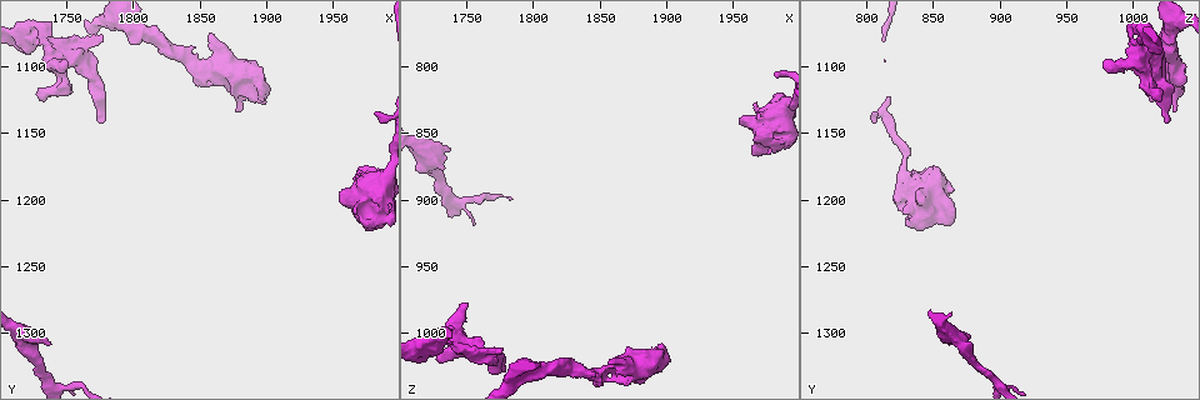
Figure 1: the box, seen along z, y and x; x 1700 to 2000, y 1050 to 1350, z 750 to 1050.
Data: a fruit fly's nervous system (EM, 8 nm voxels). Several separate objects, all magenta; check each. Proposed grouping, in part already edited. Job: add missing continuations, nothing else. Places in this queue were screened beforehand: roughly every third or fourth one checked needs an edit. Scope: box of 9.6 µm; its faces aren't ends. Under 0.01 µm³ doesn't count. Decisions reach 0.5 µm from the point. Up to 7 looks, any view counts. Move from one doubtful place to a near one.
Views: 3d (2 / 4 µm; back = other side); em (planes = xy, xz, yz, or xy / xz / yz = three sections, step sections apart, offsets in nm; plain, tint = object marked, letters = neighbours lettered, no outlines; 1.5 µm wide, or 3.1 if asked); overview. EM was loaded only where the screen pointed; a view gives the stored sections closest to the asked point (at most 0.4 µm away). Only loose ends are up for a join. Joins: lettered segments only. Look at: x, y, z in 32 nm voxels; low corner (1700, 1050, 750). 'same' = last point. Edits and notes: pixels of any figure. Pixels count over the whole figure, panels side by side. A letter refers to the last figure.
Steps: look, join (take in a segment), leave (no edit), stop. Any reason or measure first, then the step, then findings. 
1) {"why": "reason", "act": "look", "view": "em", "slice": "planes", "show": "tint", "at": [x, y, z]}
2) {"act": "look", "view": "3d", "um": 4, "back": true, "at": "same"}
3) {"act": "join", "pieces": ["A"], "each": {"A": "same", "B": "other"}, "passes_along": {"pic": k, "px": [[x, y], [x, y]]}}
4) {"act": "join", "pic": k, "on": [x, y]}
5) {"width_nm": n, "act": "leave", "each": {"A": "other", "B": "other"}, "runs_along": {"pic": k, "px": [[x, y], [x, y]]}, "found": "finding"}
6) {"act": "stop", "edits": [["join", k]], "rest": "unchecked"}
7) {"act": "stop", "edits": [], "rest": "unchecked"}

{"act": "look", "view": "3d", "um": 4, "at": [1736, 1310, 860]}

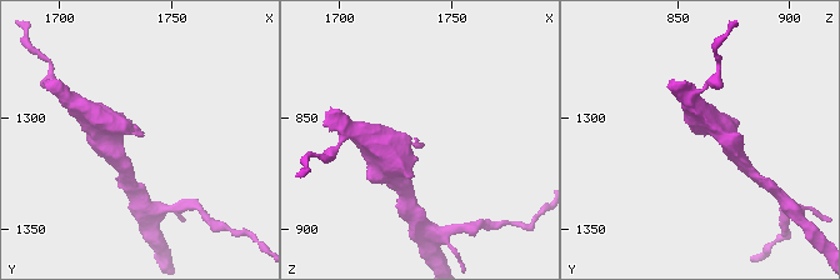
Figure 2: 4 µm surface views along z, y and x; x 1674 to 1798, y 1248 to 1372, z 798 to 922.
{"act": "look", "view": "em", "slice": "planes", "show": "letters", "at": [1736, 1309, 861]}

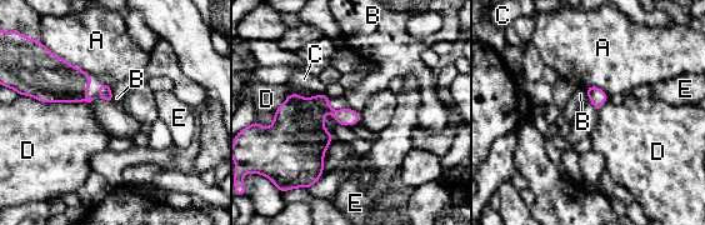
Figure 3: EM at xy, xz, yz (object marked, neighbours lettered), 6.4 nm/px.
{"act": "leave", "each": {"A": "other", "B": "other", "C": "other", "D": "other", "E": "other"}, "found": "none of them fits"}

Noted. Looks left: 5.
{"why": "an open end", "act": "look", "view": "em", "slice": "planes", "show": "plain", "at": [1776, 1076, 1012]}

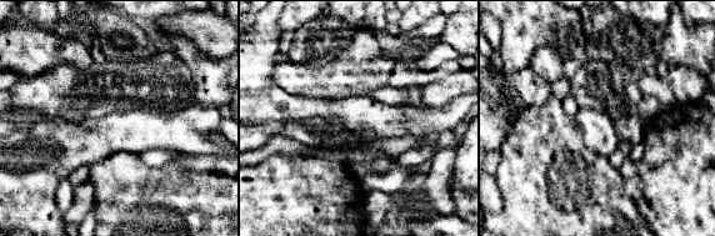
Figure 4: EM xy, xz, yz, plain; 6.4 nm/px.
{"why": "see the neighbours", "act": "look", "view": "em", "slice": "planes", "show": "letters", "at": "same"}

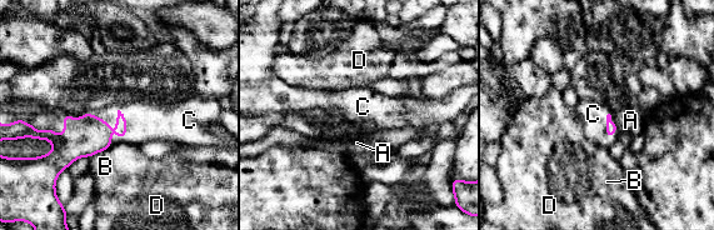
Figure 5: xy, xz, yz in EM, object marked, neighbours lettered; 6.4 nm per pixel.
{"longest_contact_nm": ["C", 360], "act": "join", "pieces": ["C"], "each": {"A": "other", "B": "other", "C": "same", "D": "other"}, "found": "it goes on there"}

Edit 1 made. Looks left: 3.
{"act": "stop", "edits": [["join", 5]], "rest": "unchecked"}

